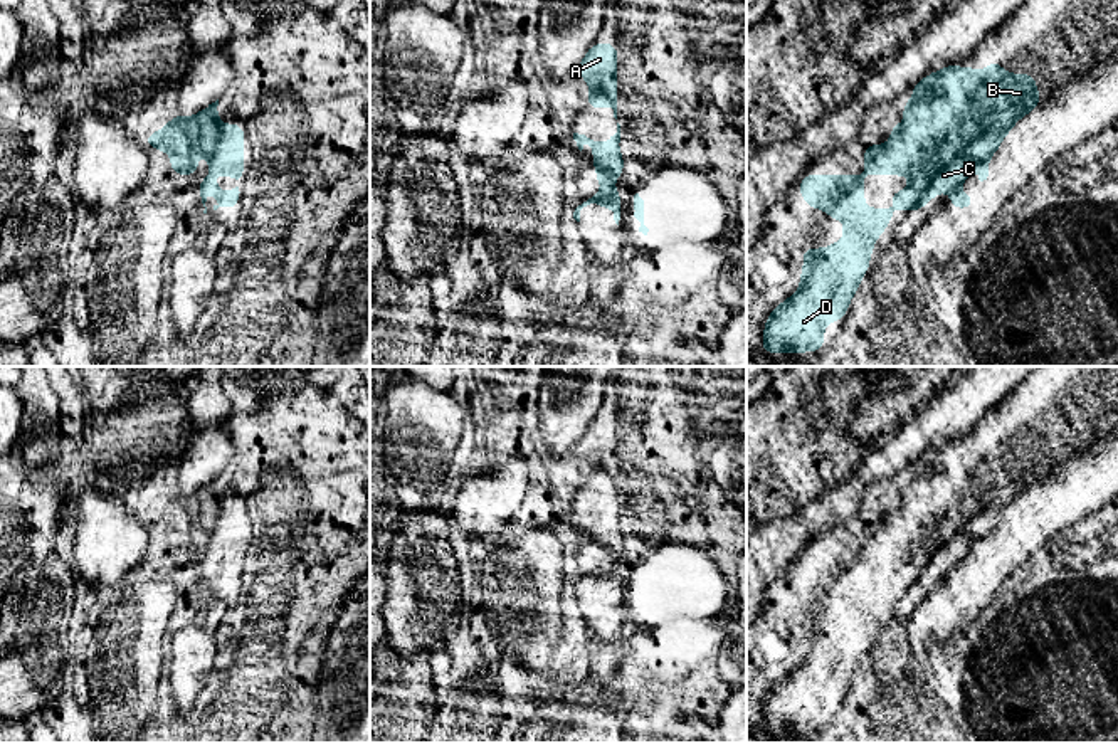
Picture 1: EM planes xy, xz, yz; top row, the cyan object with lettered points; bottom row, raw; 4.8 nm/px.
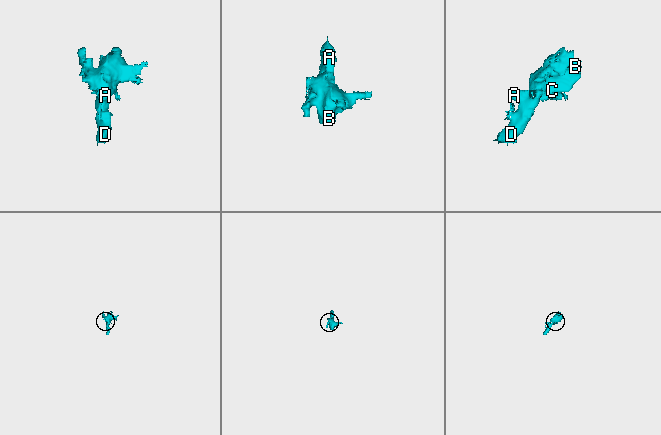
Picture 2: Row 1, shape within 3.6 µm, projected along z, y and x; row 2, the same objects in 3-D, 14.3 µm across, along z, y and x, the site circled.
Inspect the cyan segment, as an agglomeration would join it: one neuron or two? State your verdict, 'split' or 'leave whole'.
leave whole

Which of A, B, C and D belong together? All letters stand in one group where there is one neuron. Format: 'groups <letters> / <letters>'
groups A B C D

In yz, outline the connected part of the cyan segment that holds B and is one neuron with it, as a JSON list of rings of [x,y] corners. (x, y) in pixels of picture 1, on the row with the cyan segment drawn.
[[[990,61],[987,71],[952,64],[928,74],[911,89],[915,97],[906,97],[901,113],[908,121],[891,126],[891,141],[888,145],[866,145],[862,175],[802,175],[800,198],[809,203],[809,208],[825,210],[832,224],[842,215],[844,240],[834,242],[827,249],[804,247],[800,287],[782,304],[773,306],[772,314],[767,318],[763,353],[822,351],[825,324],[831,319],[844,319],[851,298],[871,264],[869,252],[878,247],[873,240],[883,235],[888,222],[896,215],[893,208],[864,207],[866,175],[910,177],[910,188],[889,195],[891,202],[906,212],[925,208],[926,200],[935,198],[941,190],[950,193],[950,207],[970,208],[975,195],[963,195],[960,182],[970,178],[975,165],[978,166],[978,180],[987,180],[987,161],[999,150],[1012,126],[1039,106],[1041,99],[1034,76],[1007,74],[999,61]]]

